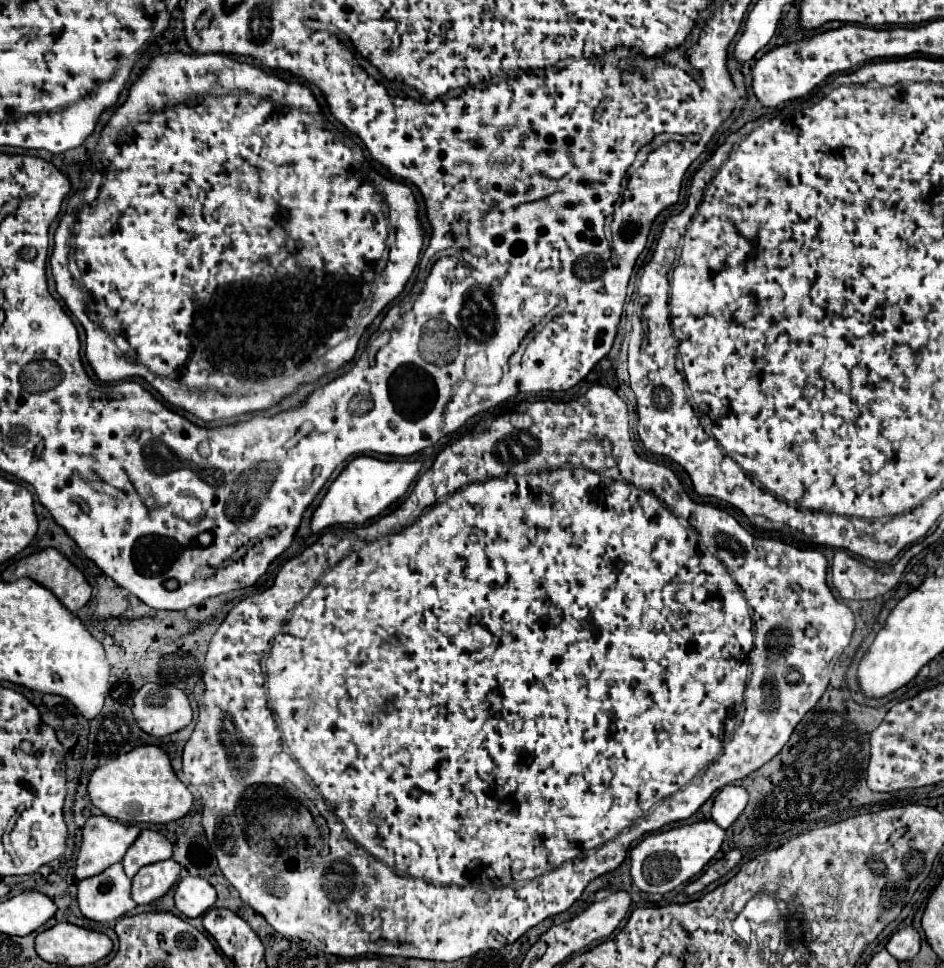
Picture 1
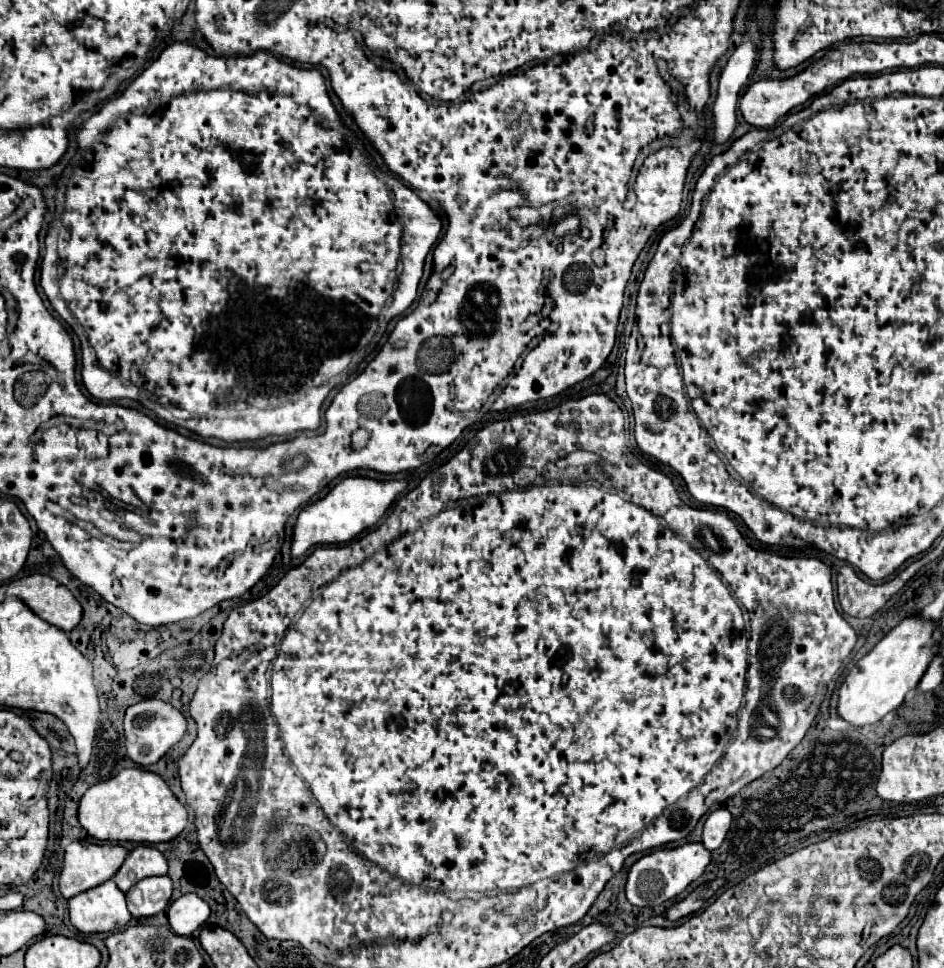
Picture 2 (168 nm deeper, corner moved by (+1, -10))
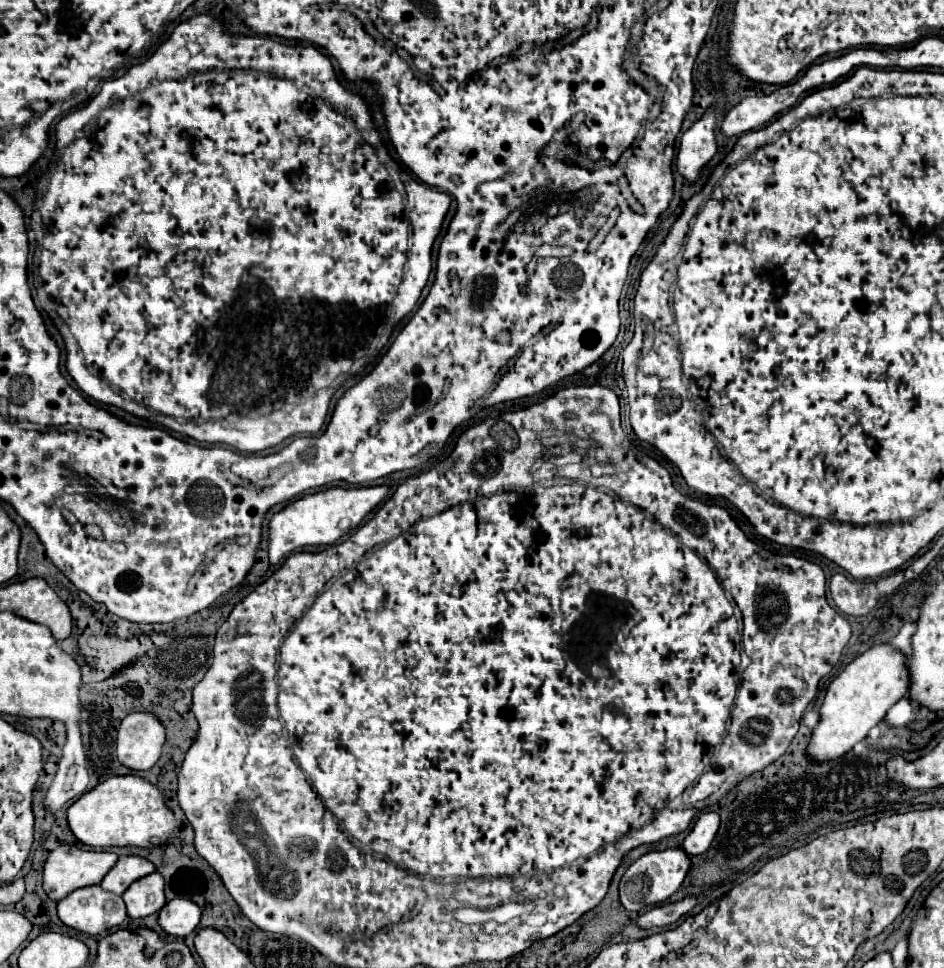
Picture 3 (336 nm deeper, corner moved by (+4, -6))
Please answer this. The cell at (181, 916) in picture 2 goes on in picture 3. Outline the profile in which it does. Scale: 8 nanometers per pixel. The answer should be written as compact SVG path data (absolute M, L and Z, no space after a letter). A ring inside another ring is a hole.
M180 896L166 902L166 906L158 914L158 922L164 932L176 938L184 938L198 926L200 916L202 910L198 908L198 904Z

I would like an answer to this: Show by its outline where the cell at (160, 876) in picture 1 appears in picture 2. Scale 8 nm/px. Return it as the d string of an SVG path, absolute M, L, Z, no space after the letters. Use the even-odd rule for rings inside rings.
M151 876L137 882L127 894L129 912L135 918L153 916L163 912L171 900L171 878L169 876Z

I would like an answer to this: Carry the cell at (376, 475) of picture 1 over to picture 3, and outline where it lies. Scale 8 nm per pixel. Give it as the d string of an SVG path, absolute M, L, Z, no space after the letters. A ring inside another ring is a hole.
M358 486L358 488L326 488L316 494L308 494L284 510L272 516L270 520L270 544L268 556L270 564L280 564L286 556L294 550L304 546L330 546L338 542L342 536L350 534L358 528L358 524L378 506L384 502L388 494L388 486Z

